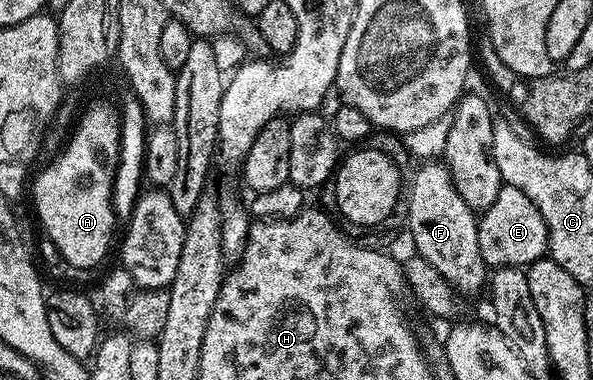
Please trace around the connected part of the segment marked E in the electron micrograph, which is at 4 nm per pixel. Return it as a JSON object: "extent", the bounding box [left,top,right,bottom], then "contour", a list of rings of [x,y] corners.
{"extent":[478,184,548,270],"contour":[[[504,184],[498,190],[498,198],[494,198],[494,202],[485,212],[479,213],[478,250],[482,250],[484,263],[492,270],[524,268],[535,260],[545,259],[548,231],[538,206],[534,206],[534,202],[530,202],[530,198],[522,194],[522,190]]]}

